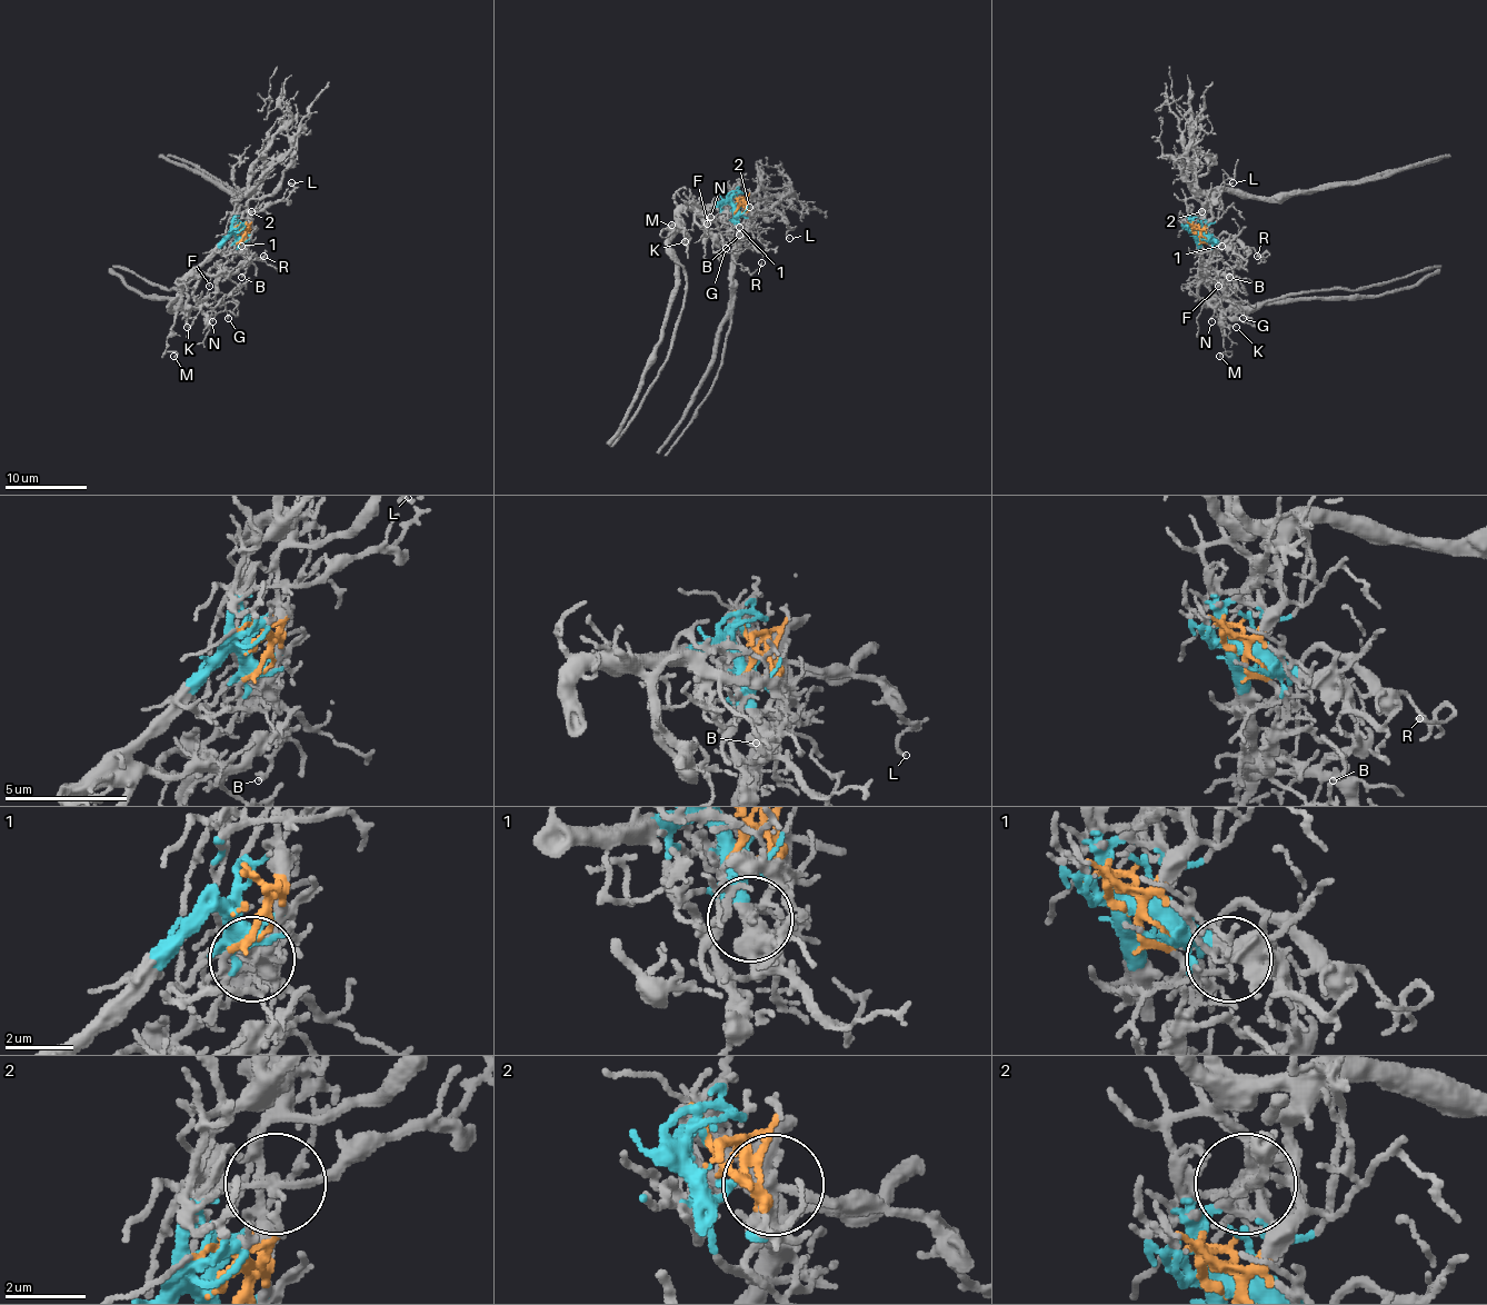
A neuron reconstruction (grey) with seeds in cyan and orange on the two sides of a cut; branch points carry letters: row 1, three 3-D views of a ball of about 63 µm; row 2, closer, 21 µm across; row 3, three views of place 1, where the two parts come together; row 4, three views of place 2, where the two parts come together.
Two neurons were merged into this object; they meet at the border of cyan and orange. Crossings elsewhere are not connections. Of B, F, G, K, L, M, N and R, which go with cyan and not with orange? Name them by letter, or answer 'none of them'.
B, F, G, K, L, M, N, R

